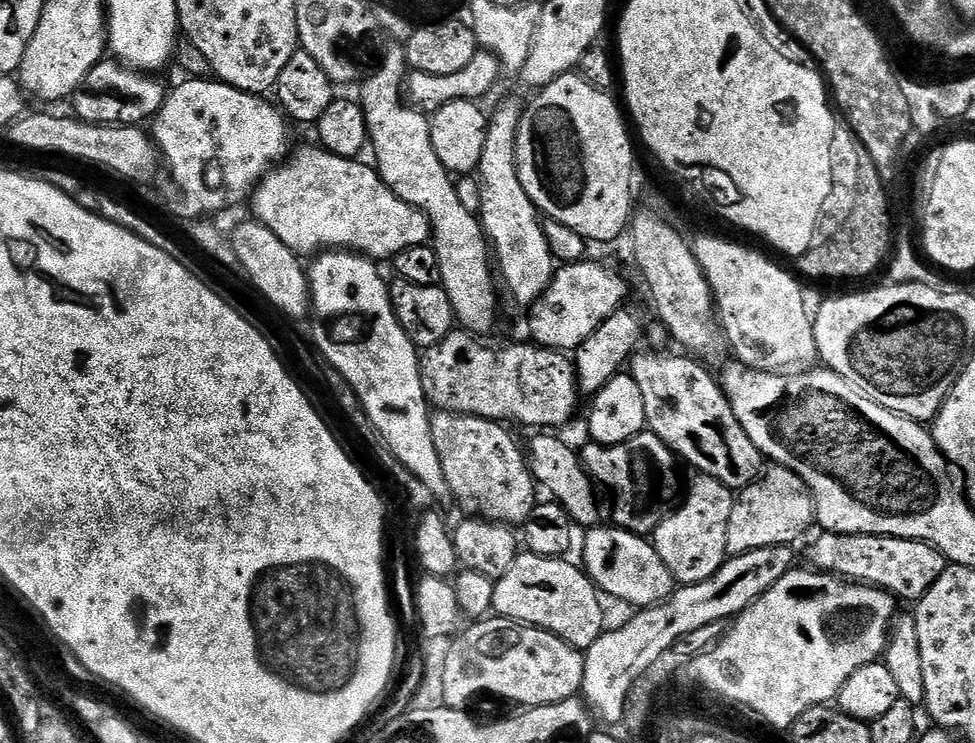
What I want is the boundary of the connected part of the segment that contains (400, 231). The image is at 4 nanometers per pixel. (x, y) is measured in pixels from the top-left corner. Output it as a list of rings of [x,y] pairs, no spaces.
[[[319,146],[300,148],[295,152],[296,149],[287,157],[286,162],[265,174],[250,197],[251,215],[274,230],[274,234],[286,242],[290,251],[308,258],[325,250],[351,250],[383,262],[391,261],[410,246],[429,243],[432,225],[428,217],[414,206],[402,202],[402,198],[398,198],[398,194],[386,186],[371,163],[360,164],[359,159],[335,156]]]

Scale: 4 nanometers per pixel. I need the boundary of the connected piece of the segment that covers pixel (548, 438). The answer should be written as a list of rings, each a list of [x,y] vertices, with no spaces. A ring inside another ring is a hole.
[[[536,434],[532,445],[527,445],[526,459],[528,467],[532,470],[532,477],[541,489],[548,491],[547,495],[556,503],[562,505],[566,514],[570,514],[573,525],[587,530],[597,527],[601,523],[600,508],[596,505],[596,492],[594,481],[588,475],[588,469],[579,451],[576,452],[564,440],[559,440],[556,434]]]

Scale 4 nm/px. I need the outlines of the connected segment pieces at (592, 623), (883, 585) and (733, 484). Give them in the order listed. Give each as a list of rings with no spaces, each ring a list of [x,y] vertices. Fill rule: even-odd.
[[[527,550],[514,558],[514,566],[496,581],[495,615],[515,624],[529,624],[565,640],[571,648],[586,650],[598,642],[606,630],[601,593],[583,567],[571,564],[571,559],[539,556]]]
[[[821,531],[820,537],[808,548],[807,563],[817,572],[830,572],[849,582],[880,588],[901,601],[915,602],[938,582],[946,561],[934,546],[921,540],[903,540],[893,536],[866,534],[834,534]]]
[[[639,352],[631,357],[630,374],[638,382],[638,390],[642,390],[647,431],[662,438],[664,445],[683,463],[685,460],[693,464],[697,473],[714,478],[728,488],[739,490],[755,482],[766,467],[766,457],[750,442],[750,434],[742,430],[742,422],[738,422],[717,377],[712,377],[699,359],[688,354],[675,356],[664,352],[661,356],[651,356]]]

